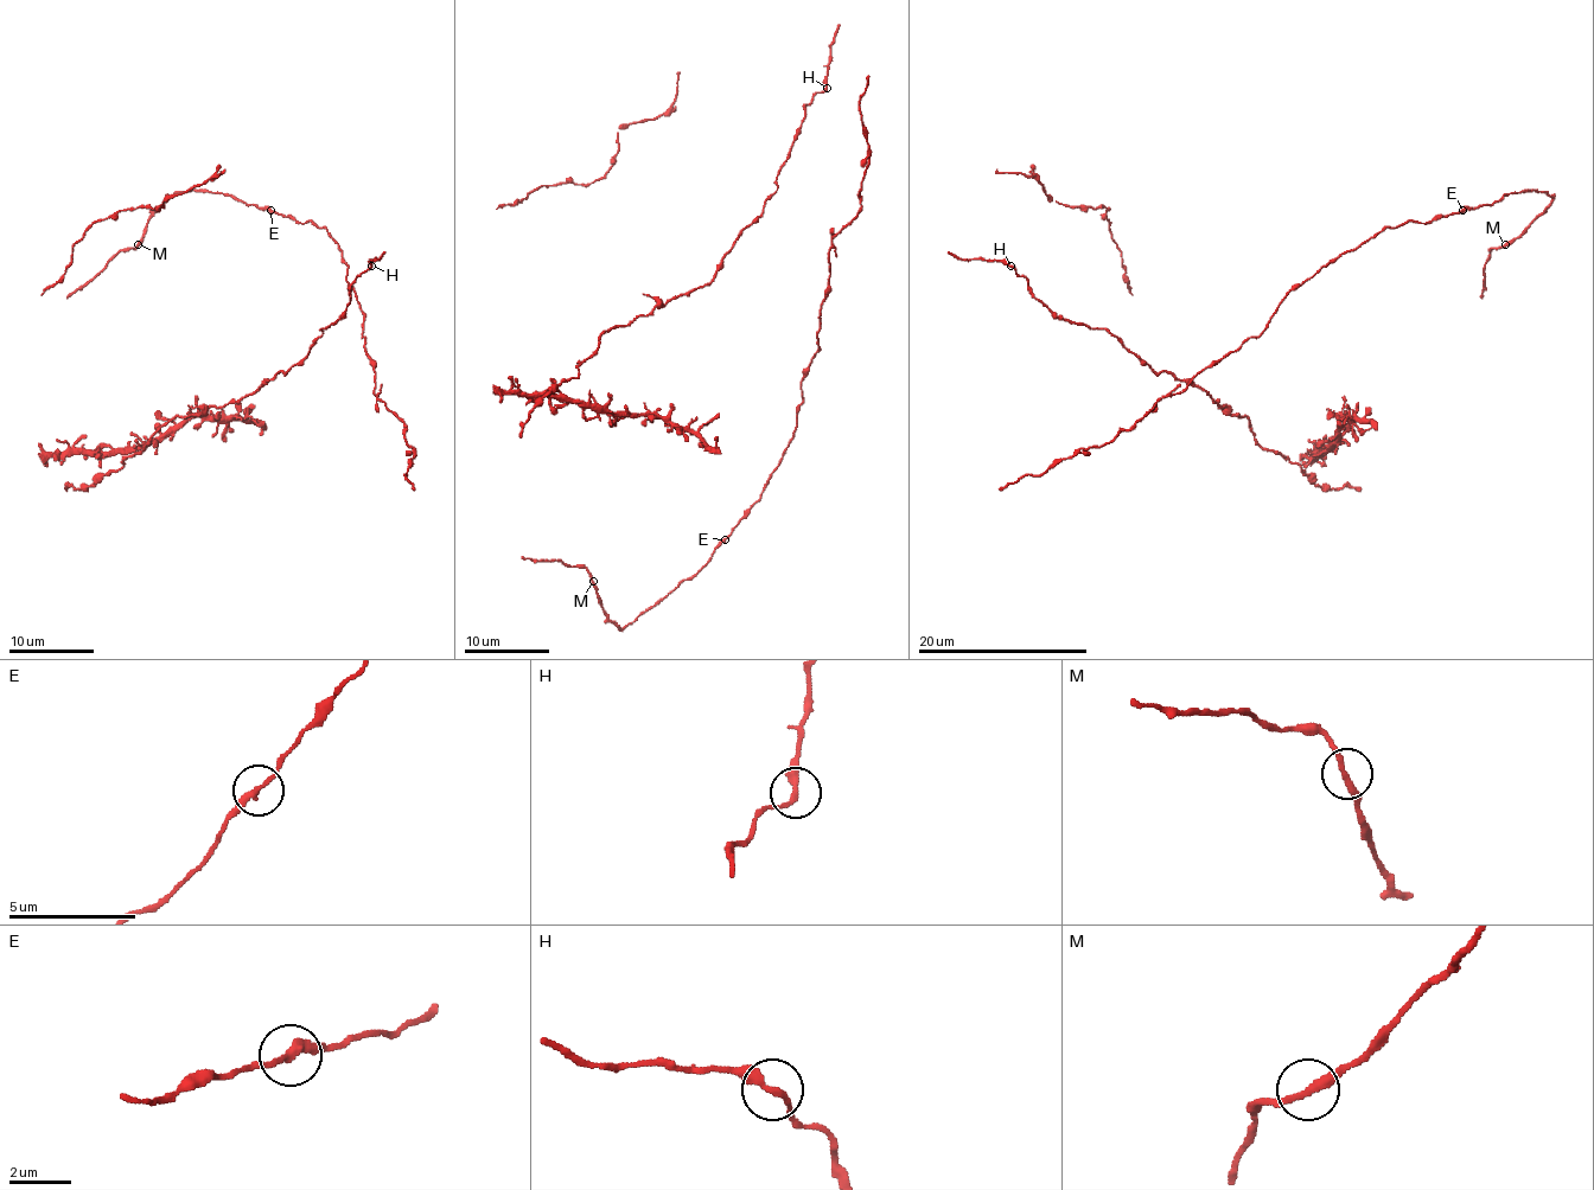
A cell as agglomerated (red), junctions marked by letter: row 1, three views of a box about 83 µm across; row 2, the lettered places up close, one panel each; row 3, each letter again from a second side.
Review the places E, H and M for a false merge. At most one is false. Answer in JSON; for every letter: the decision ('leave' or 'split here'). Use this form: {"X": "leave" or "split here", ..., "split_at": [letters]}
{"E": "leave", "H": "leave", "M": "leave", "split_at": []}

